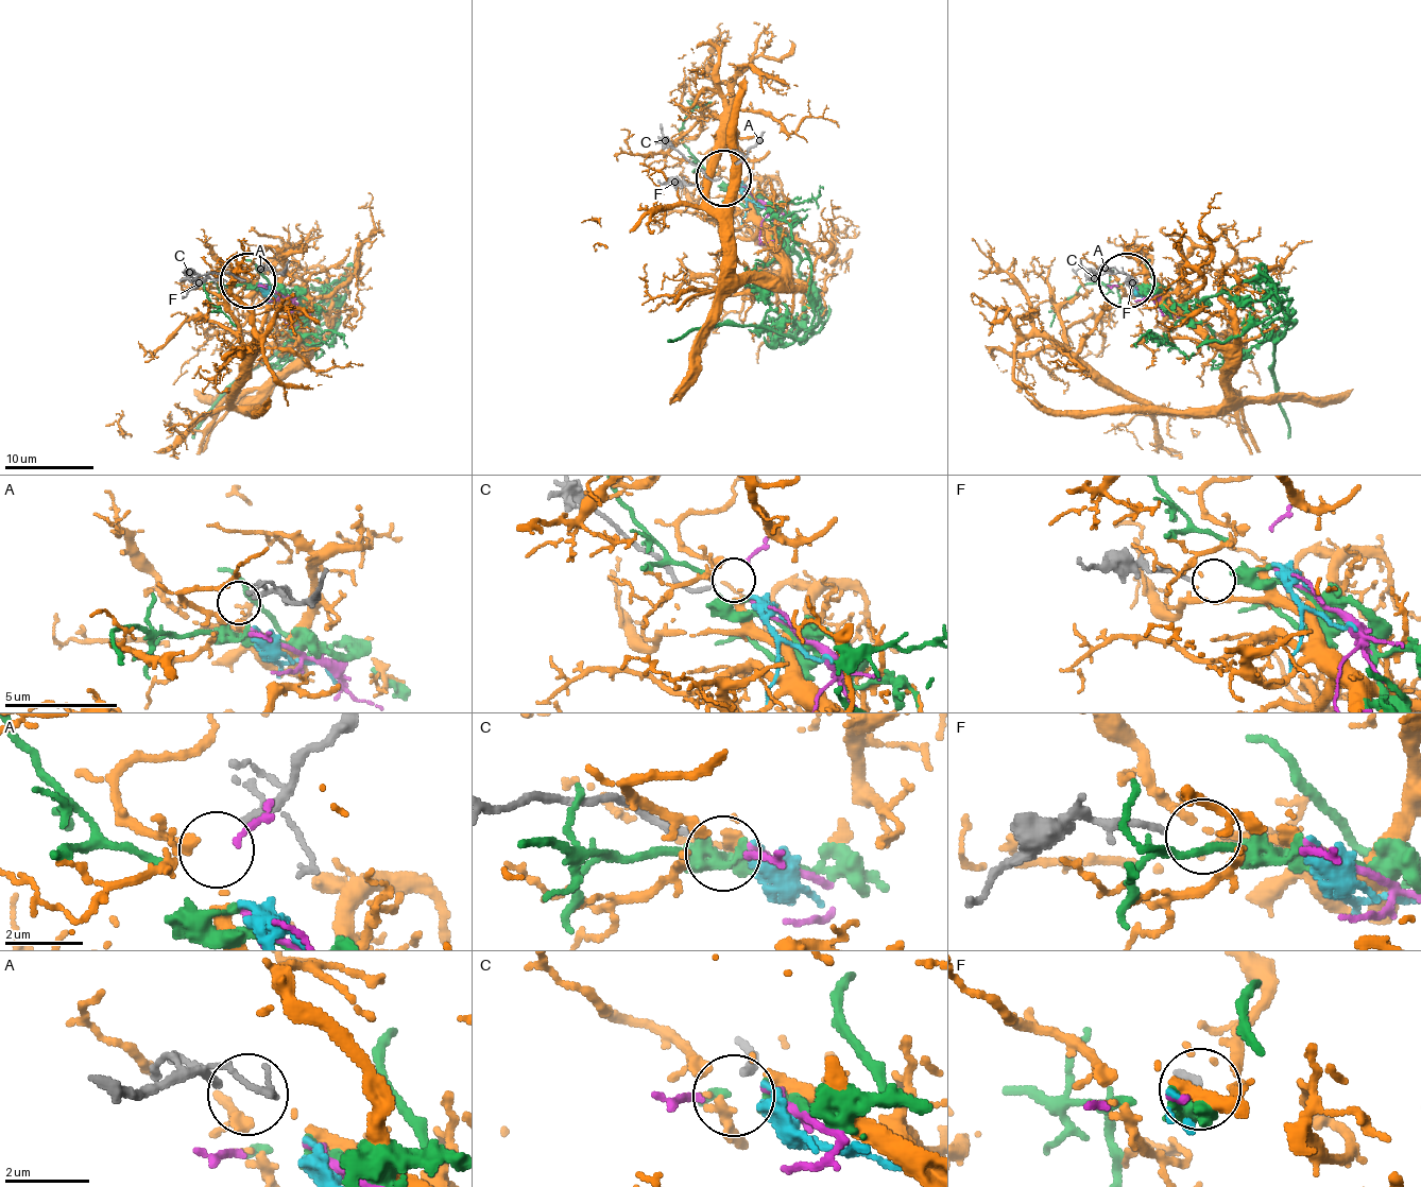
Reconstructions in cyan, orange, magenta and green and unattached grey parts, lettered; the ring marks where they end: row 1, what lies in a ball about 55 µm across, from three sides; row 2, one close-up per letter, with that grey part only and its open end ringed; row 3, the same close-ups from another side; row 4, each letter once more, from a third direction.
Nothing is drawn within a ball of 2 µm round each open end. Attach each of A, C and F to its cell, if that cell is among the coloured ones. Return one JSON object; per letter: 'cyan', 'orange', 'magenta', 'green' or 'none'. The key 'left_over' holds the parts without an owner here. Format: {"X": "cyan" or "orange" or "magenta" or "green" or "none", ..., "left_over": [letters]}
{"A": "orange", "C": "magenta", "F": "none", "left_over": ["F"]}

